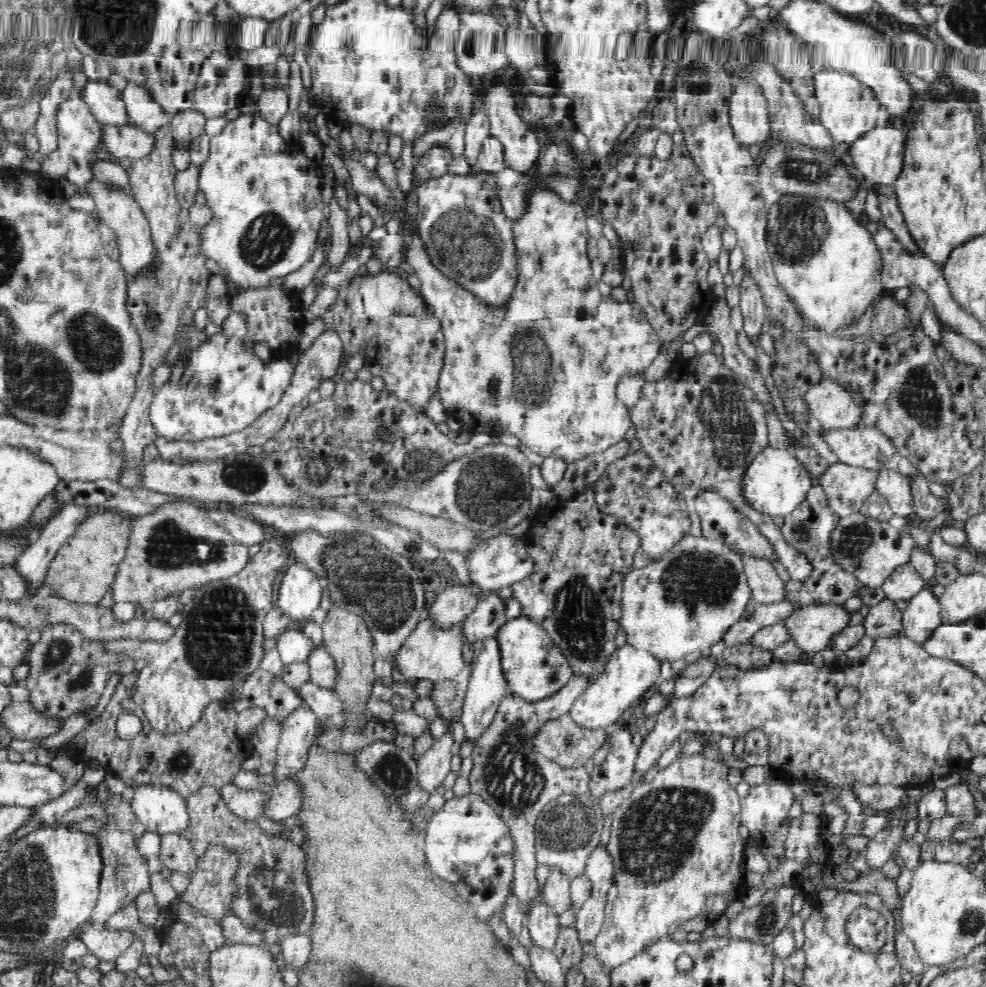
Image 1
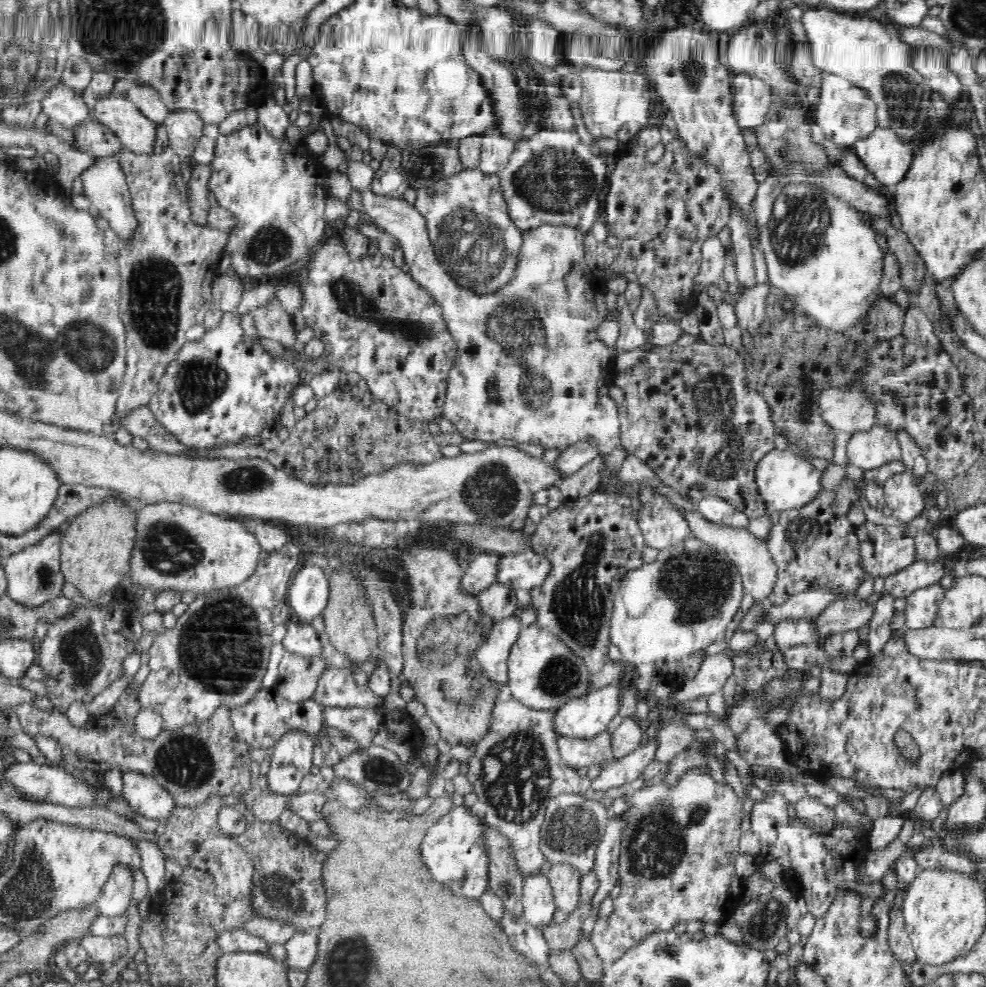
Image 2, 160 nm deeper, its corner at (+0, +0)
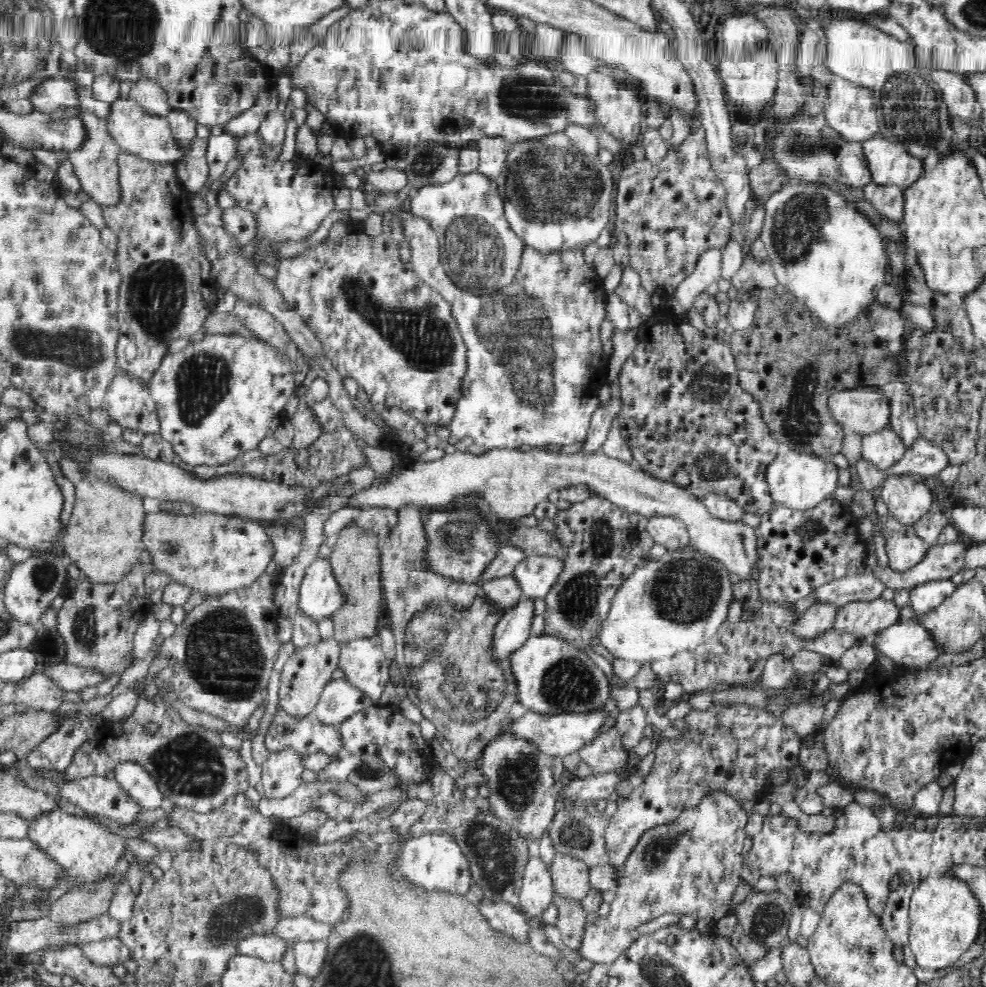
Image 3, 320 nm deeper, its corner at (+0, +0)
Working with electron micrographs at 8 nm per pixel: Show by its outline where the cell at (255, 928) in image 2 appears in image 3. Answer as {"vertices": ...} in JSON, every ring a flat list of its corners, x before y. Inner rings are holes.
{"vertices":[[280,917,271,932,287,944,290,941,323,940,327,942,335,923,316,921,310,917]]}

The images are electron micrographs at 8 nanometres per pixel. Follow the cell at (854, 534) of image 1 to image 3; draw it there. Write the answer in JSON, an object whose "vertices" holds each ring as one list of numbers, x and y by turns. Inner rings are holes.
{"vertices":[[911,525,903,526,899,531,887,529,885,535,887,566,894,570,905,571,912,568,928,552,926,545,915,535]]}

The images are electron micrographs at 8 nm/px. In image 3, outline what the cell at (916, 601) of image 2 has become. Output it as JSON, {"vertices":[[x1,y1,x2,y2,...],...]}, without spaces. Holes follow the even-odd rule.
{"vertices":[[936,580,917,586,910,591,909,607,913,612,913,622,920,623,920,618,936,608,955,589,950,580]]}

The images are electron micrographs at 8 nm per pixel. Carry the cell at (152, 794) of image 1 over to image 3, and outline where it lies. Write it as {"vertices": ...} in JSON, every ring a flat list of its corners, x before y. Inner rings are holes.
{"vertices":[[122,762,115,768,115,780,120,788,139,806,140,810,158,810,161,807,165,795,159,789,158,781,152,774,138,762]]}

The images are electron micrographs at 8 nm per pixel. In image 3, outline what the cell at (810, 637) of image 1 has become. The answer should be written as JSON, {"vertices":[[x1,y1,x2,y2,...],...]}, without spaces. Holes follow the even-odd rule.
{"vertices":[[875,598,869,601,852,601,836,611,833,630,850,633,856,638,870,639,883,628,898,622,900,607,893,600]]}

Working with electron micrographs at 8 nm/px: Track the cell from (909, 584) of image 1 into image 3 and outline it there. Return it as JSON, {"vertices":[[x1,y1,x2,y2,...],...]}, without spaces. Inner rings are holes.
{"vertices":[[876,526,872,527,872,537,866,541,866,559,864,563,870,570,870,573,874,575,883,585,885,589,892,590,912,590,917,586,926,584,927,582,932,582,936,580,946,580,950,579,954,574,960,572,962,568,965,567,965,554,966,546,964,542,957,541,953,544,946,545,935,545,932,549,928,549,928,552,924,554,924,558,918,564,915,564,912,568,905,571,897,571,890,567,881,566,878,562,878,557,876,550,874,548,875,538,874,534,876,531]]}

